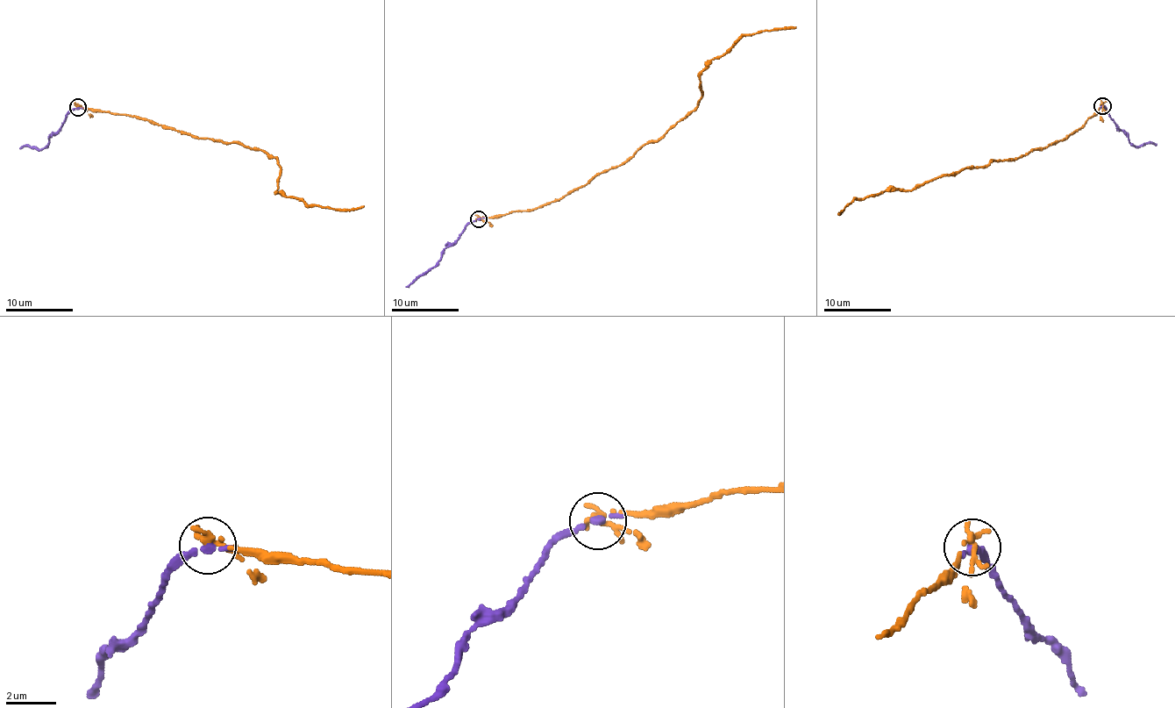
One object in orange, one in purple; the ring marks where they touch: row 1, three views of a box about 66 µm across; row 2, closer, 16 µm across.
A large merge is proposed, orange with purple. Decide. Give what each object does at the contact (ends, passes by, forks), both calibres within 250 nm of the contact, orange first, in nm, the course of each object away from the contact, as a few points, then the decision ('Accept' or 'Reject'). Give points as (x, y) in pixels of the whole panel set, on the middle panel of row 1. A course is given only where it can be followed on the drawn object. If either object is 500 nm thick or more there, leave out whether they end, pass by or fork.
At the ring orange forks. At the ring purple ends. Thickness 200 nm (orange) against 320 nm. Course of orange: (479, 219), (531, 211), (620, 166), (694, 109), (701, 96), (701, 73), (708, 63), (746, 35), (796, 27). Course of purple: (479, 219), (466, 226), (457, 240), (441, 253), (438, 261), (406, 287). Accept

